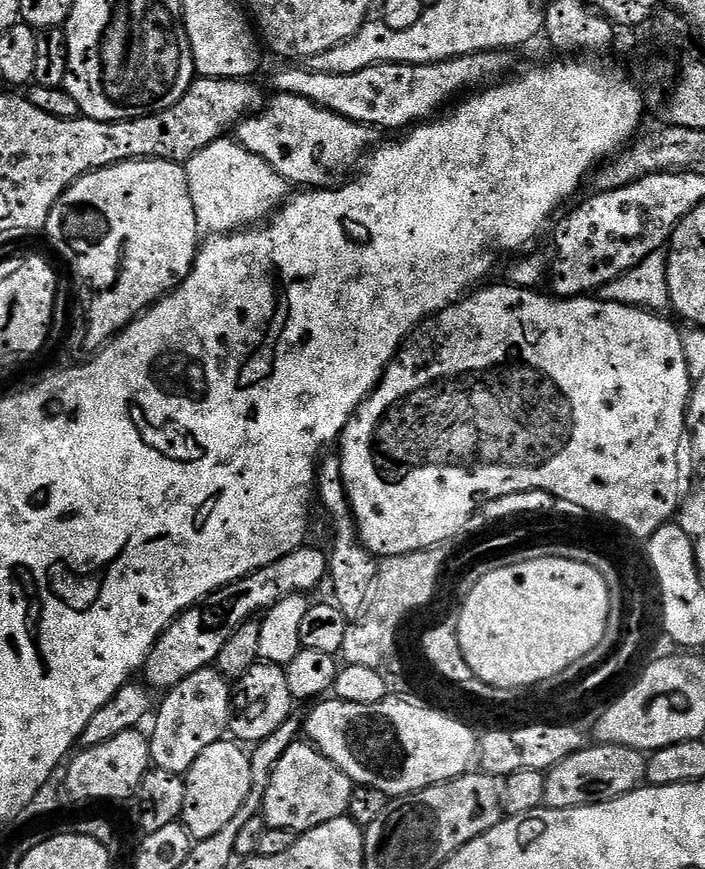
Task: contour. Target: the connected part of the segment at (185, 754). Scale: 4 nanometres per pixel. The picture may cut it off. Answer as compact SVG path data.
M209 666L182 678L178 686L163 693L164 701L159 701L151 721L150 754L151 767L166 770L175 776L184 776L194 766L198 754L214 746L214 742L225 739L232 709L232 693L227 676L214 666Z

